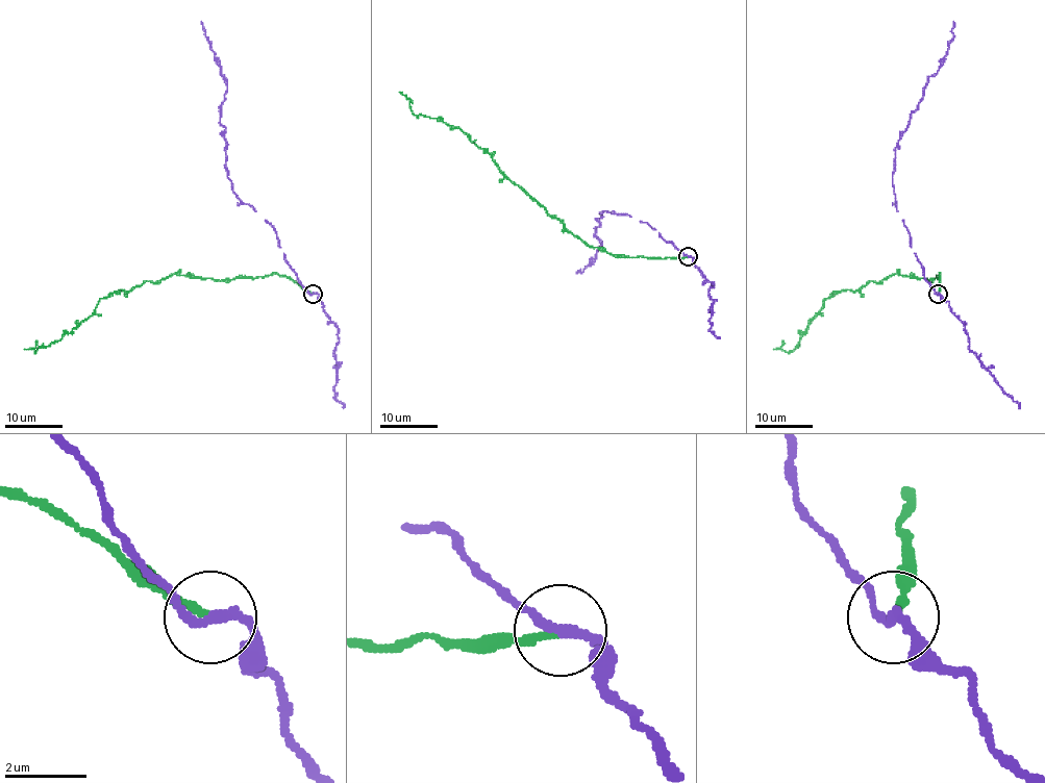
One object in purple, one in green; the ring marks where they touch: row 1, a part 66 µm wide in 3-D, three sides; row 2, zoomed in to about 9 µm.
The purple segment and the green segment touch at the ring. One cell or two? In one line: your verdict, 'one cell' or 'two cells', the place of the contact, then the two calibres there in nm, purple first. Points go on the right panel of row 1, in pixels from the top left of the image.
two cells; place (938, 294); calibres 240 and 170 nm

